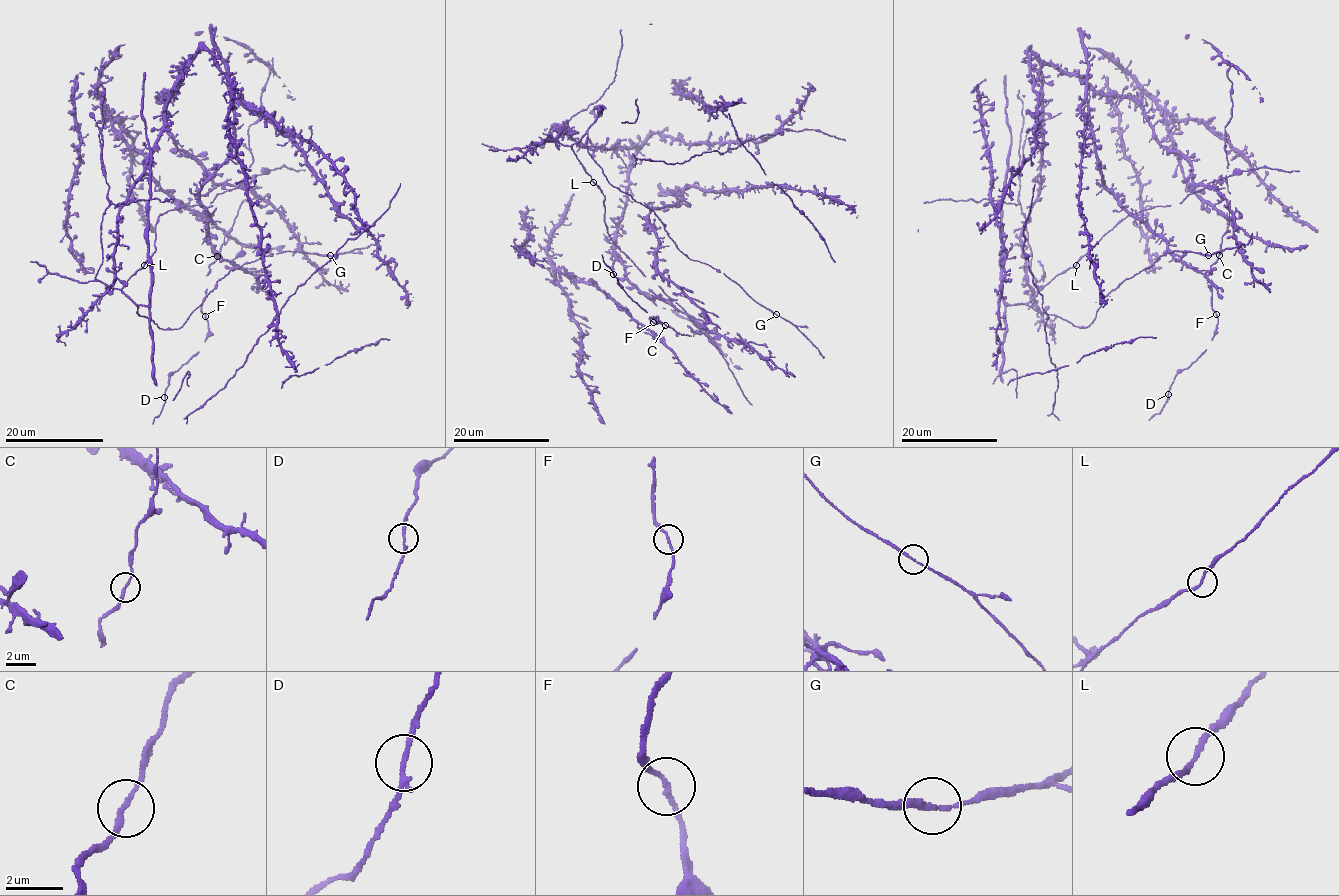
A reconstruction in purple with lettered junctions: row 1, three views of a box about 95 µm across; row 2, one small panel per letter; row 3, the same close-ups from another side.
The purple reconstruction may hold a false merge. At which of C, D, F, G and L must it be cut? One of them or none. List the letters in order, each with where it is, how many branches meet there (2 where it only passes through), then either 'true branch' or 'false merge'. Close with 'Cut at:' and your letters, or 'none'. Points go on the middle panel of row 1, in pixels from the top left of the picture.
C: at (665, 325); 2 branches meet; true branch
D: at (613, 274); 2 branches meet; true branch
F: at (653, 322); 2 branches meet; true branch
G: at (776, 314); 2 branches meet; true branch
L: at (593, 182); 2 branches meet; true branch
Cut at: none

